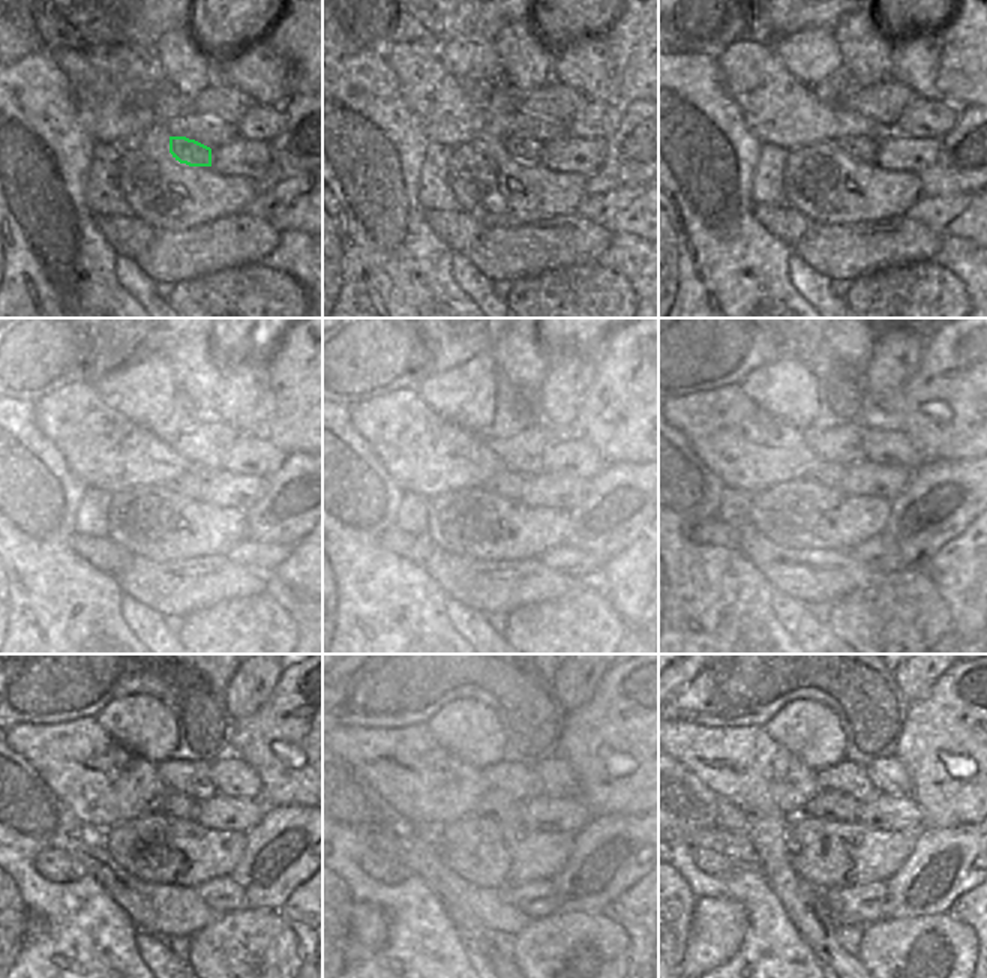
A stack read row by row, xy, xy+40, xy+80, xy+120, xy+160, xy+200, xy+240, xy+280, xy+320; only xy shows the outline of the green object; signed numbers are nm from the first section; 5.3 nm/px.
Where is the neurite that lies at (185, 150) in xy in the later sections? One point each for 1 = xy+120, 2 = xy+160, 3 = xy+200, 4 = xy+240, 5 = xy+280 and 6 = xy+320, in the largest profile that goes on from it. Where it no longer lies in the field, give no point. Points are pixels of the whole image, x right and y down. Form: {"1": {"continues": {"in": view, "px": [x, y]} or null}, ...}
{"1": {"continues": {"in": "xy+120", "px": [189, 485]}}, "2": {"continues": {"in": "xy+160", "px": [510, 485]}}, "3": {"continues": {"in": "xy+200", "px": [827, 474]}}, "4": {"continues": {"in": "xy+240", "px": [176, 806]}}, "5": {"continues": {"in": "xy+280", "px": [497, 804]}}, "6": {"continues": {"in": "xy+320", "px": [828, 804]}}}

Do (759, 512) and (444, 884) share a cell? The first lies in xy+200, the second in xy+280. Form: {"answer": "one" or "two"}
{"answer": "one"}

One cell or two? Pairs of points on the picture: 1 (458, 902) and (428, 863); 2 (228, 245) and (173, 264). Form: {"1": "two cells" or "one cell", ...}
{"1": "one cell", "2": "one cell"}

